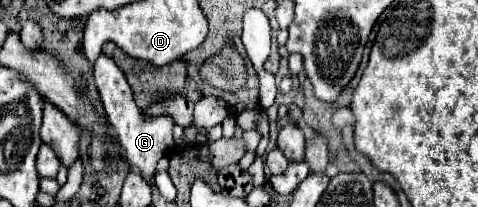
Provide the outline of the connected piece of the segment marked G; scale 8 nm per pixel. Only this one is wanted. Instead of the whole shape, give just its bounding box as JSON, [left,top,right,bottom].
[94,53,176,181]

